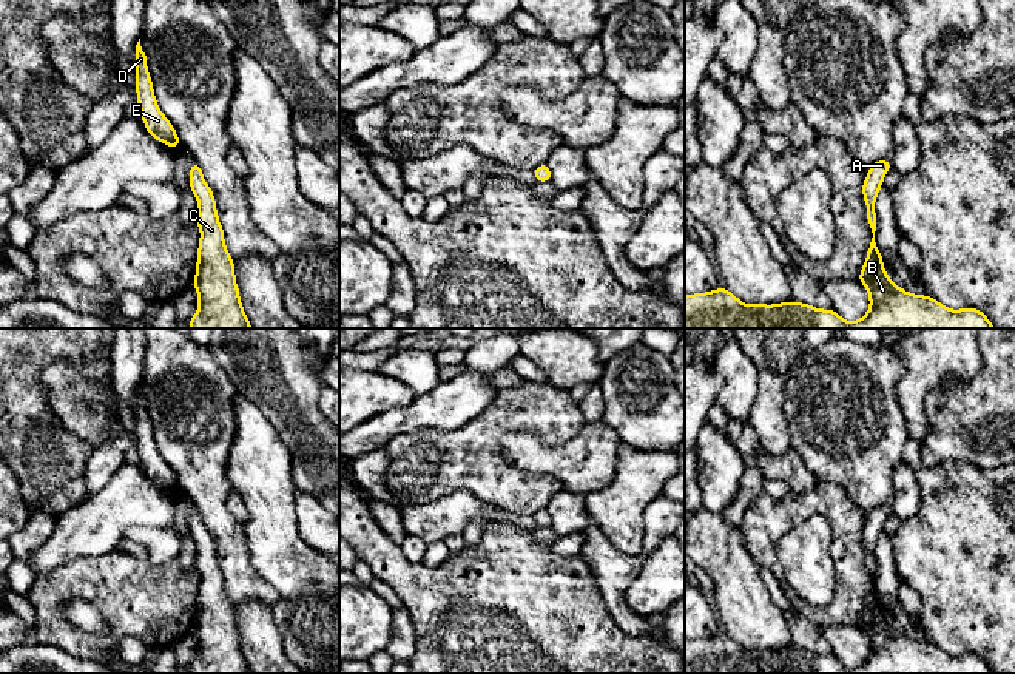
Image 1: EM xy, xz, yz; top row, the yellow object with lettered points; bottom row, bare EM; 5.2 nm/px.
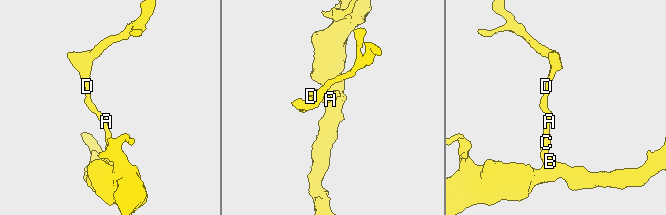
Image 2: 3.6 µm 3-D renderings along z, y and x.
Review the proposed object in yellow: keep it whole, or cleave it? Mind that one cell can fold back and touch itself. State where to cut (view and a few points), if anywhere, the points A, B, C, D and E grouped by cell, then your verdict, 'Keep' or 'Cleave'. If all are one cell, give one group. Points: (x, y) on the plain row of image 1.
No split. Groups: A B C D E. Keep

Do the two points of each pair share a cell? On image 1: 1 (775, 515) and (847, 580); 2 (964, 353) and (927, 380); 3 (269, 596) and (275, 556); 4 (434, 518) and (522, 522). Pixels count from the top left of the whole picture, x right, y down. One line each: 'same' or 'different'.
1: same
2: same
3: different
4: same

